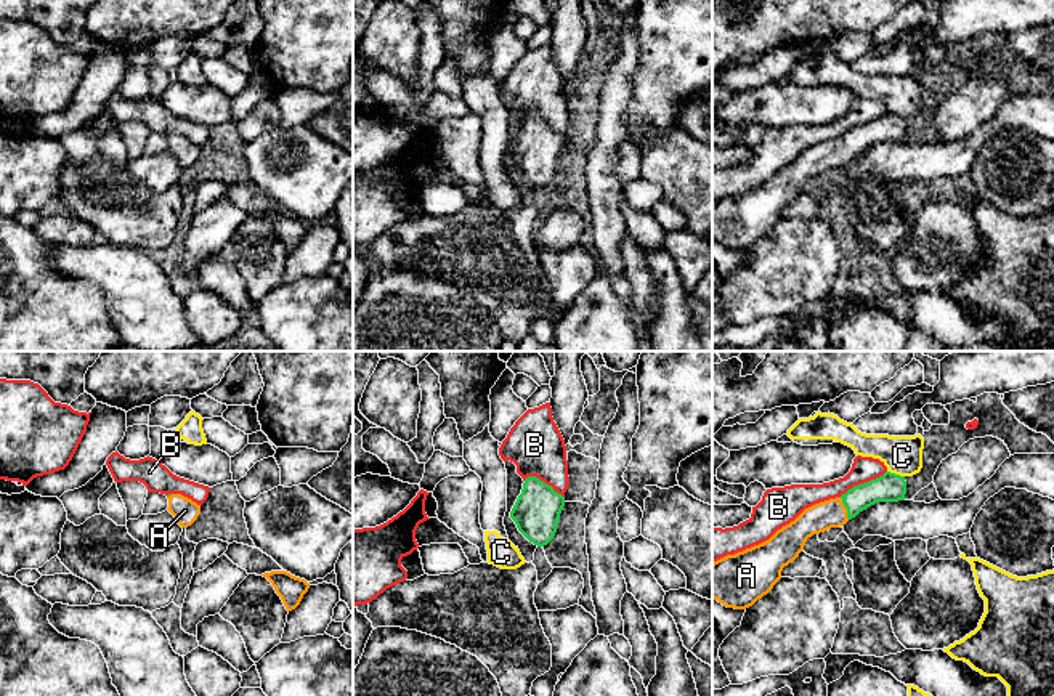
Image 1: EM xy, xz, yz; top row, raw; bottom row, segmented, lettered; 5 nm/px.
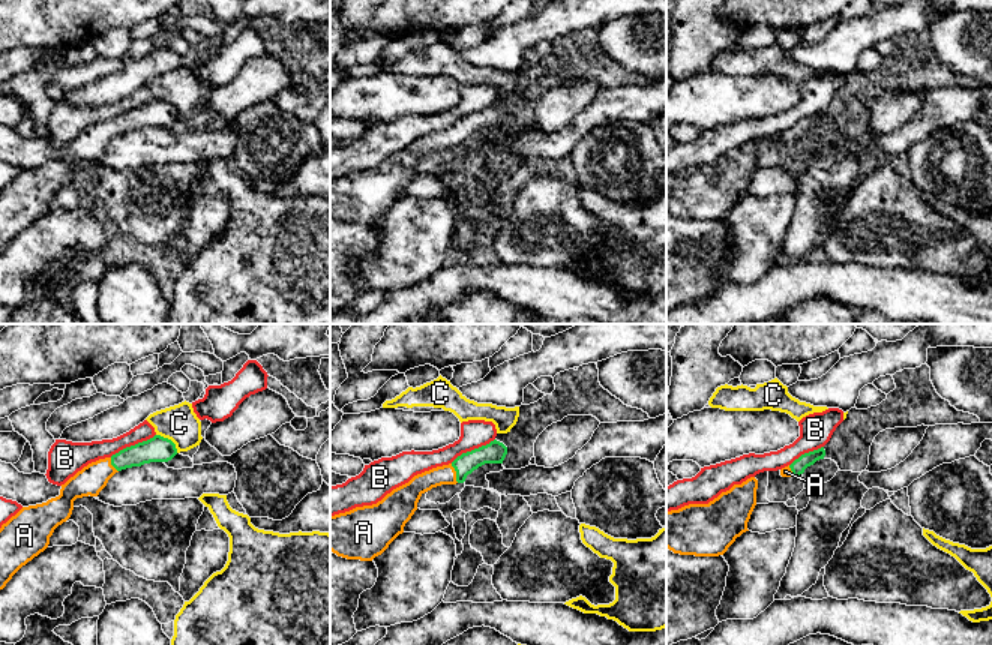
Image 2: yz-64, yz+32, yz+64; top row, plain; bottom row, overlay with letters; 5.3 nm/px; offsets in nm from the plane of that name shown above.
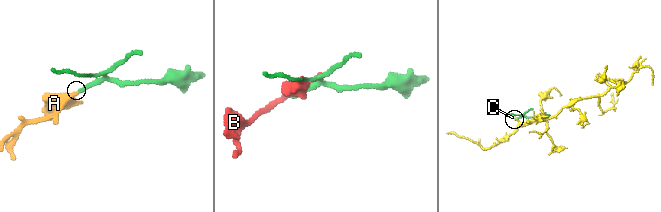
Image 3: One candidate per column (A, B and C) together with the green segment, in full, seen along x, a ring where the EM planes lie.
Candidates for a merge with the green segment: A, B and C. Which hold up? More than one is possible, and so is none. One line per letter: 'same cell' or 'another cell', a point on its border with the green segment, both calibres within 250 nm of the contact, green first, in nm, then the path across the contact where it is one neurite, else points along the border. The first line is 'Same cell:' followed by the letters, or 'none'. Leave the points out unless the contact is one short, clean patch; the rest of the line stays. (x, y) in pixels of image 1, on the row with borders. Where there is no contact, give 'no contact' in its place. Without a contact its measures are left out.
Same cell: A
A: same cell; contact yz (846, 507); calibres 140 and 140 nm; way yz (889, 488), (871, 491), (846, 507), (831, 513)
B: another cell; contact yz (863, 483); calibres 140 and 130 nm
C: another cell; contact yz (894, 473); calibres 140 and 190 nm

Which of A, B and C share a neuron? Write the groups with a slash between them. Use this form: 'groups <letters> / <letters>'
groups A / B / C

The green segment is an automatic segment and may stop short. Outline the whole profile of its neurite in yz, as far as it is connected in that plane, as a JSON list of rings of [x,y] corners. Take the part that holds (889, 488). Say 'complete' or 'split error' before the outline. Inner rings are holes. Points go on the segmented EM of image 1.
split error; [[[886,471],[841,497],[805,508],[768,540],[714,561],[712,598],[727,608],[752,606],[781,579],[783,568],[799,556],[809,537],[844,526],[876,502],[905,500],[905,494],[905,476]]]

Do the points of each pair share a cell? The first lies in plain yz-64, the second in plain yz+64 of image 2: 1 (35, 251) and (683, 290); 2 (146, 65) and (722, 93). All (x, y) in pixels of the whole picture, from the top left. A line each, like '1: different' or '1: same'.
1: different
2: same

